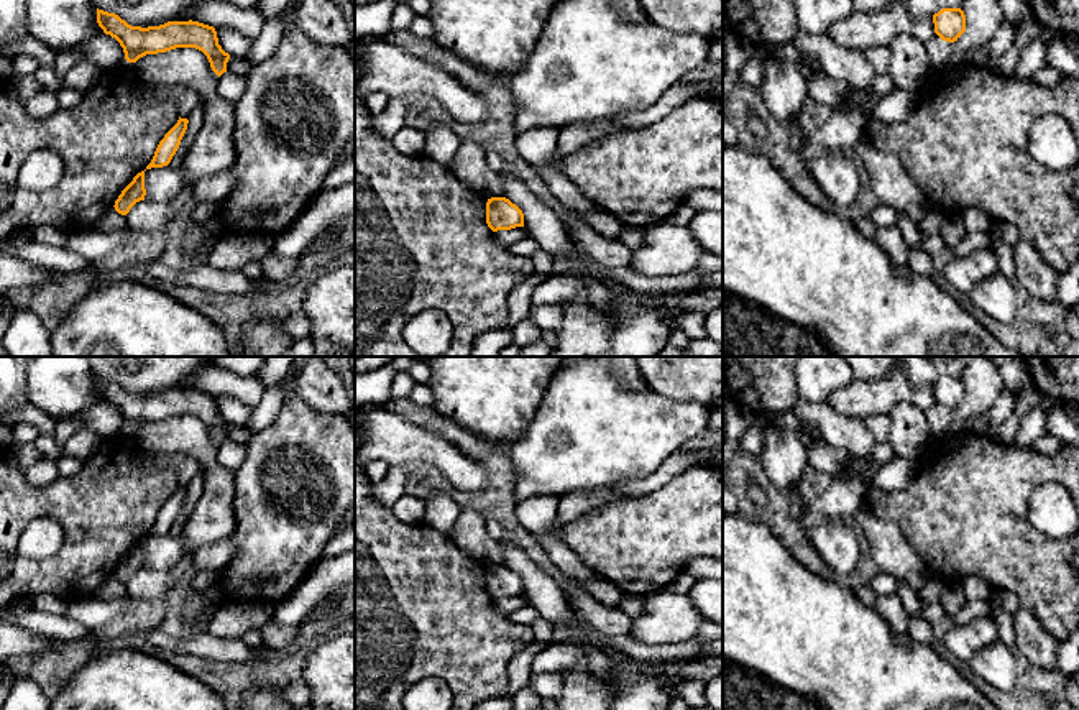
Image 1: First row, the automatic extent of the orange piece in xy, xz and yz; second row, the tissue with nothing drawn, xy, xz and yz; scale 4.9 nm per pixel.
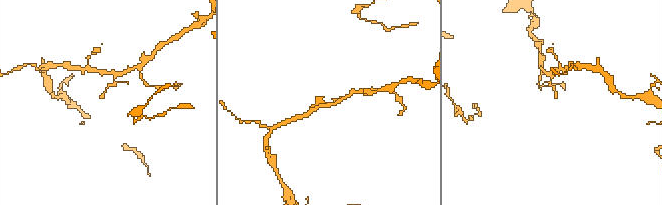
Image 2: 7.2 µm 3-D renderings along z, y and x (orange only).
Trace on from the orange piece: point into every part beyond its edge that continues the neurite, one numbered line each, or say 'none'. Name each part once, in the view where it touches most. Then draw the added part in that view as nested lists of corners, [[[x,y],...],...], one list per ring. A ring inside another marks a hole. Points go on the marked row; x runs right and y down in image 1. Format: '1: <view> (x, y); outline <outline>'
none

